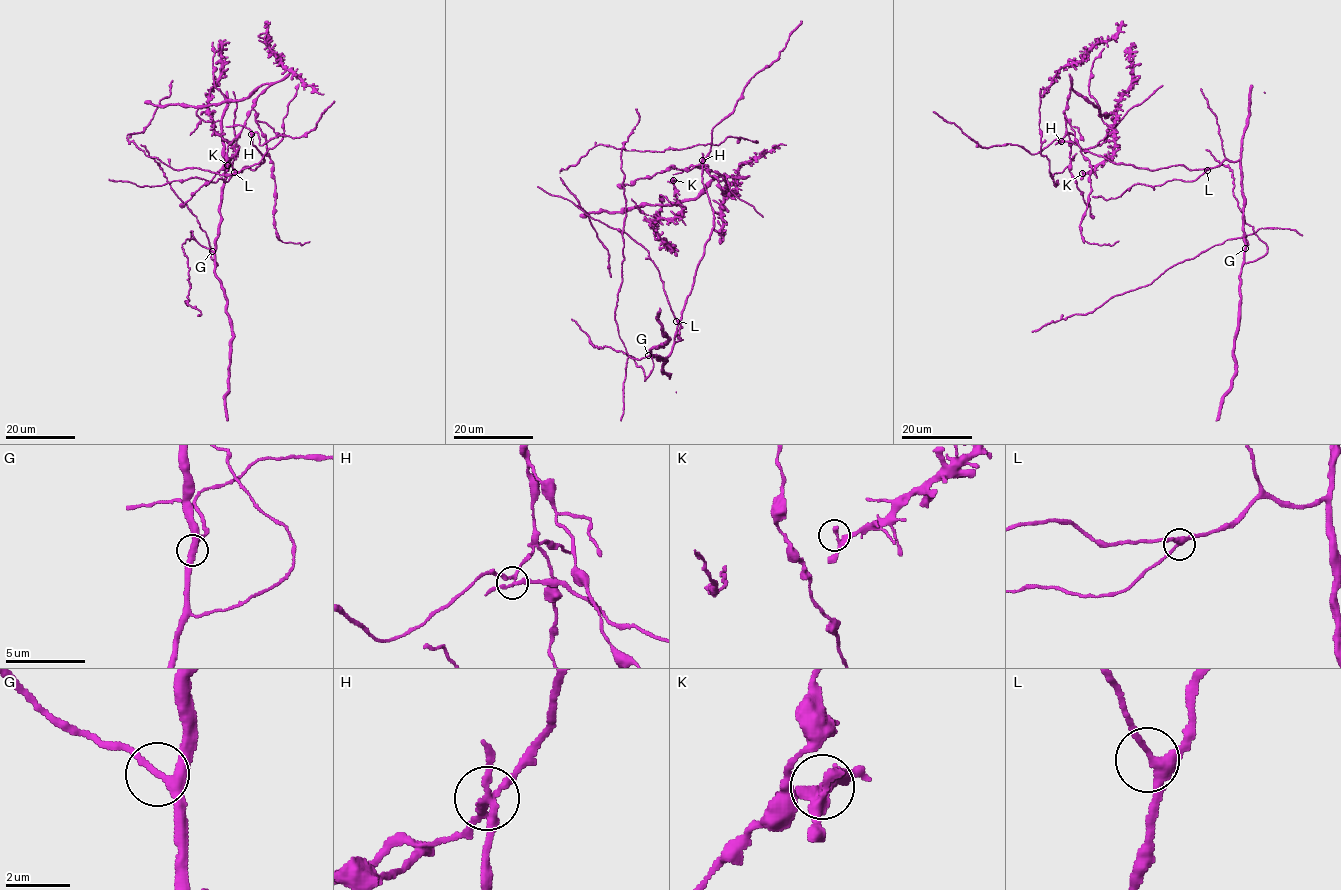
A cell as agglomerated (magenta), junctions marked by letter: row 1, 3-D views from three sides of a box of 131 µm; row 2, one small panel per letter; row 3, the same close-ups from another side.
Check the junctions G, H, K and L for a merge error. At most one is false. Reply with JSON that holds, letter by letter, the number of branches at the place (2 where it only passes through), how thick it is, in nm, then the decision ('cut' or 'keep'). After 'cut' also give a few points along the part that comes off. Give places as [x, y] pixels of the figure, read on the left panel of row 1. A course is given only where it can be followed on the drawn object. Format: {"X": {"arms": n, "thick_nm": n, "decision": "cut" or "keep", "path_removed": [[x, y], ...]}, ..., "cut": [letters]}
{"G": {"arms": 3, "thick_nm": 240, "decision": "keep"}, "H": {"arms": 4, "thick_nm": 240, "decision": "cut", "path_removed": [[251, 134], [245, 126], [247, 114], [253, 109], [273, 164], [276, 237], [284, 242], [301, 245], [310, 241]]}, "K": {"arms": 3, "thick_nm": 240, "decision": "keep"}, "L": {"arms": 3, "thick_nm": 260, "decision": "keep"}, "cut": ["H"]}

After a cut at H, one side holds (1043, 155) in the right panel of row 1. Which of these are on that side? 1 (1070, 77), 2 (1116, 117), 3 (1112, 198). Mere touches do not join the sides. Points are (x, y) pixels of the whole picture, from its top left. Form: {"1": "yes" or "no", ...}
{"1": "no", "2": "yes", "3": "yes"}

